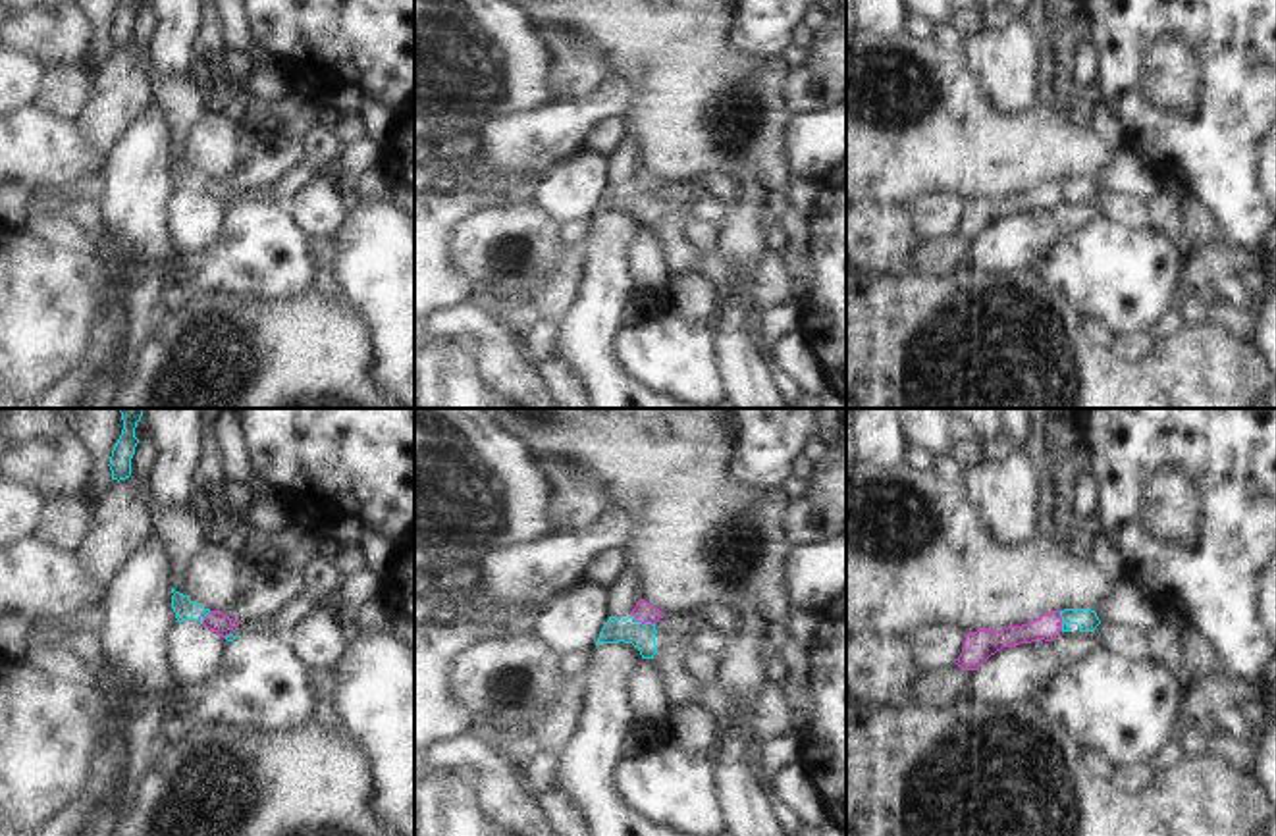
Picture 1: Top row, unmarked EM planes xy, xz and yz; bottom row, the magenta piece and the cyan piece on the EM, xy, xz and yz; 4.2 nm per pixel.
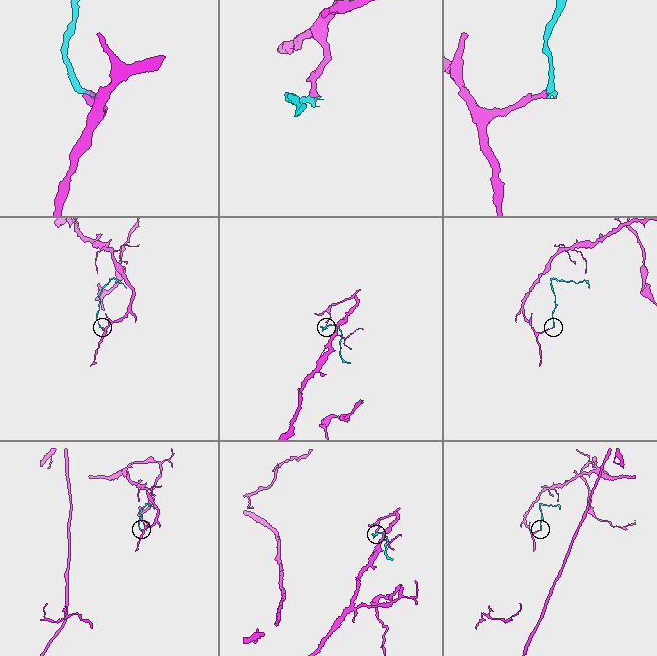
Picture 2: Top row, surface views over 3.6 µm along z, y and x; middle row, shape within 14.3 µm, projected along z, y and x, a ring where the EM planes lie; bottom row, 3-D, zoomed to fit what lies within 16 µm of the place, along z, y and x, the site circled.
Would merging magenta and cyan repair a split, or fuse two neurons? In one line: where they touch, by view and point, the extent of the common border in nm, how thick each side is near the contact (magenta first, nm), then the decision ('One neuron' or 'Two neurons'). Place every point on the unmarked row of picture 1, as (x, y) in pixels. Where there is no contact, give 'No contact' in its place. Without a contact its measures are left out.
Touches magenta at xz (644, 191). Shared border 100 nm. Thickness 80 nm (magenta) against 110 nm. Two neurons.

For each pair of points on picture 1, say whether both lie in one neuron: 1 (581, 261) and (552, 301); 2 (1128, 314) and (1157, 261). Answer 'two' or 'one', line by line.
1: one
2: one

